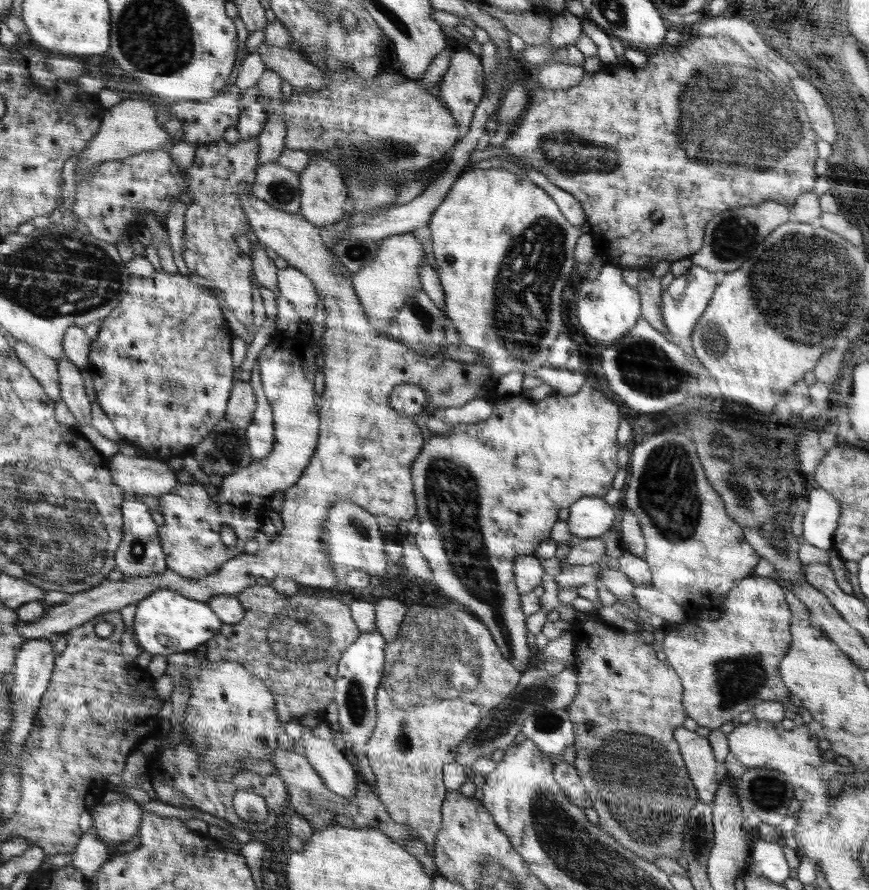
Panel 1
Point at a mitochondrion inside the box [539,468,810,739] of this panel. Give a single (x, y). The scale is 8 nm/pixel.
(739, 678)

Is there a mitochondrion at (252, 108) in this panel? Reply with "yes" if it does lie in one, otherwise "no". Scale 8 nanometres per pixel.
no

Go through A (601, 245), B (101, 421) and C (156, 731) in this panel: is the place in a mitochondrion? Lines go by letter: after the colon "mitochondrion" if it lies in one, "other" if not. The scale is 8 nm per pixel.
A: other
B: other
C: other

